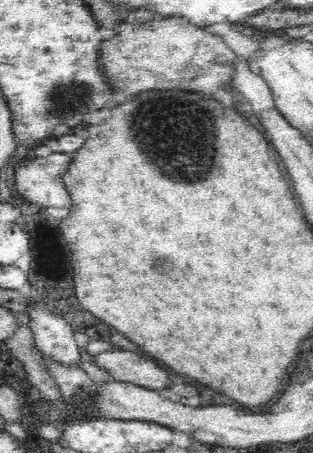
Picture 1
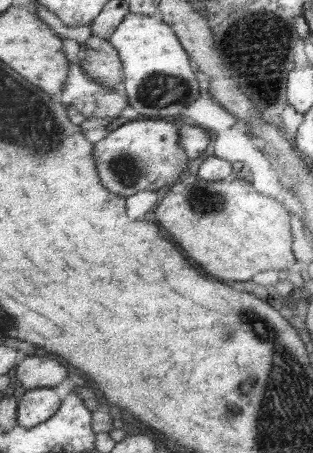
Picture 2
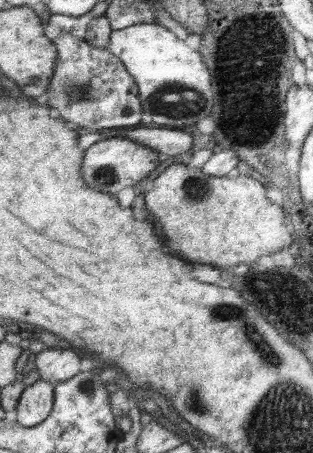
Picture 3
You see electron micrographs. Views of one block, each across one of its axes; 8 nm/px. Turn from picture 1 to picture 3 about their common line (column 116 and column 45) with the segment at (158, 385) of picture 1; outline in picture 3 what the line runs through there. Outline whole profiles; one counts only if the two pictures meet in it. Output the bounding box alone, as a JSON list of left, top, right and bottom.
[35,350,81,384]

